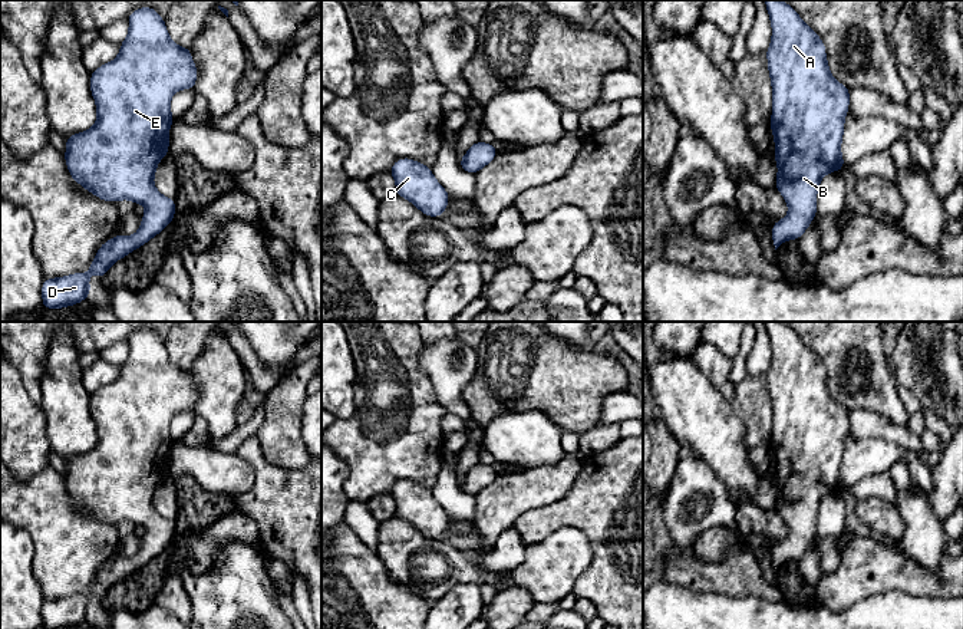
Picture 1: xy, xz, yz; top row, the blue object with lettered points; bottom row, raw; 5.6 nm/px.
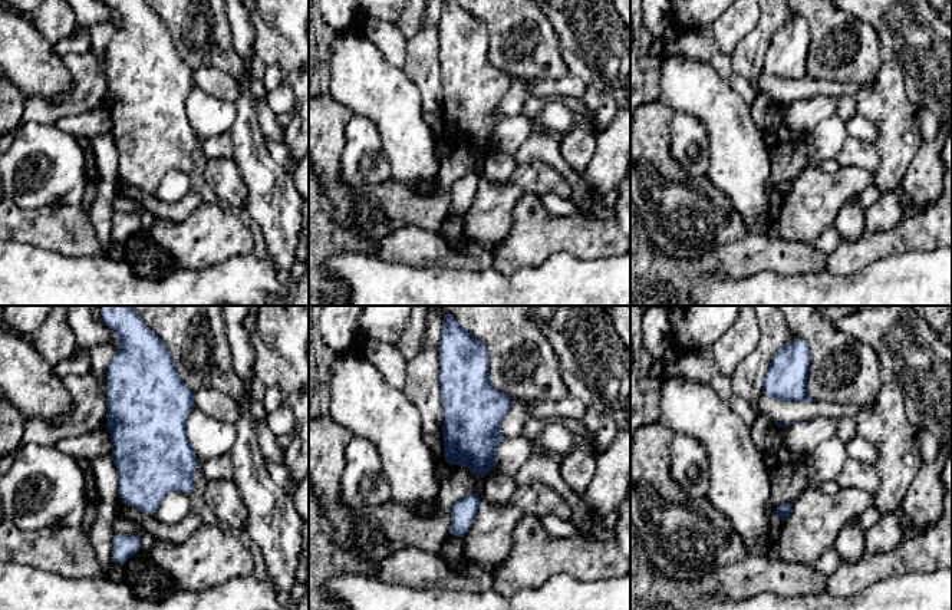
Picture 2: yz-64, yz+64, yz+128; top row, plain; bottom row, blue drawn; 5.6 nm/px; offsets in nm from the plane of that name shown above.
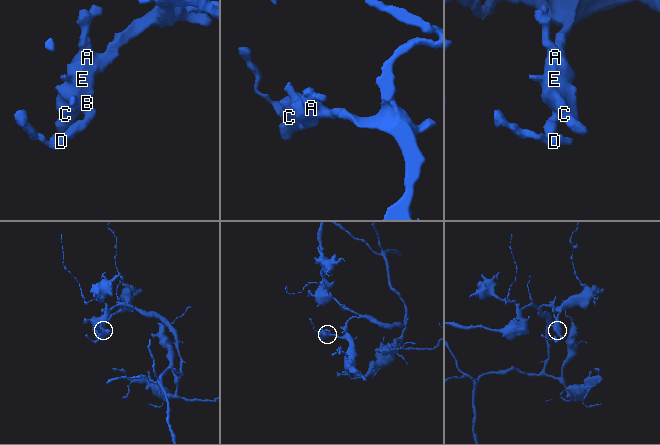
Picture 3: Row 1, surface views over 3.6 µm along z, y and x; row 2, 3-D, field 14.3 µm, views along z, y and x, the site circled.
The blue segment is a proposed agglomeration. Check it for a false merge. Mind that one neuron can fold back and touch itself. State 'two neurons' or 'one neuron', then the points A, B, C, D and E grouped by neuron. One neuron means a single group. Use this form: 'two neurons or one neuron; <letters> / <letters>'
one neuron; A B C D E

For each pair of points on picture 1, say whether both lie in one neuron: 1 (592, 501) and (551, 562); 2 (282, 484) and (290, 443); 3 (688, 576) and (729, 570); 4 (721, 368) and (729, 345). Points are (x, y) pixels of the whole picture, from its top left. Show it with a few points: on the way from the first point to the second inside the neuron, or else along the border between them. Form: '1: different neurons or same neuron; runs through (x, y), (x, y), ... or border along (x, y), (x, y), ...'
1: different neurons; border along (543, 540), (561, 527), (577, 527), (593, 556)
2: different neurons; border along (260, 445), (264, 457), (274, 464), (306, 464)
3: same neuron; runs through (698, 576), (719, 576)
4: different neurons; border along (701, 341), (712, 343), (731, 359)

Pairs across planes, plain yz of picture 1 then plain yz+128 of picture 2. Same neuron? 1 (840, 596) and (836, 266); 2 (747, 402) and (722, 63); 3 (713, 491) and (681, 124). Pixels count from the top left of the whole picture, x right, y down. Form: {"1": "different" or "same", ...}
{"1": "same", "2": "different", "3": "same"}

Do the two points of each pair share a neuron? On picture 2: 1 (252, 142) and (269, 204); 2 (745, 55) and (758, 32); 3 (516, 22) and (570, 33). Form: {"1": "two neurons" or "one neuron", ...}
{"1": "one neuron", "2": "one neuron", "3": "two neurons"}

